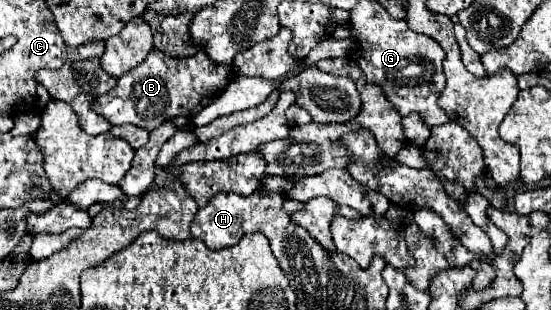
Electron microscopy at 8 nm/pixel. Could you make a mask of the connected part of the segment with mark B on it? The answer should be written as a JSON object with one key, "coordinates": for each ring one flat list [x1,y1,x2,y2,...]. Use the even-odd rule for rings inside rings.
{"coordinates":[[153,49,141,65,119,77,117,85,109,93,97,97,91,103,91,107,107,123,111,123,111,109,115,109,115,123,117,123,117,109,119,109,119,125,131,123,151,131,167,119,195,117,209,103,209,97,214,95,216,99,215,96,221,92,220,90,226,89,231,81,231,70,229,66,212,62,205,51,199,51,193,57,179,59,169,57,159,49]]}

